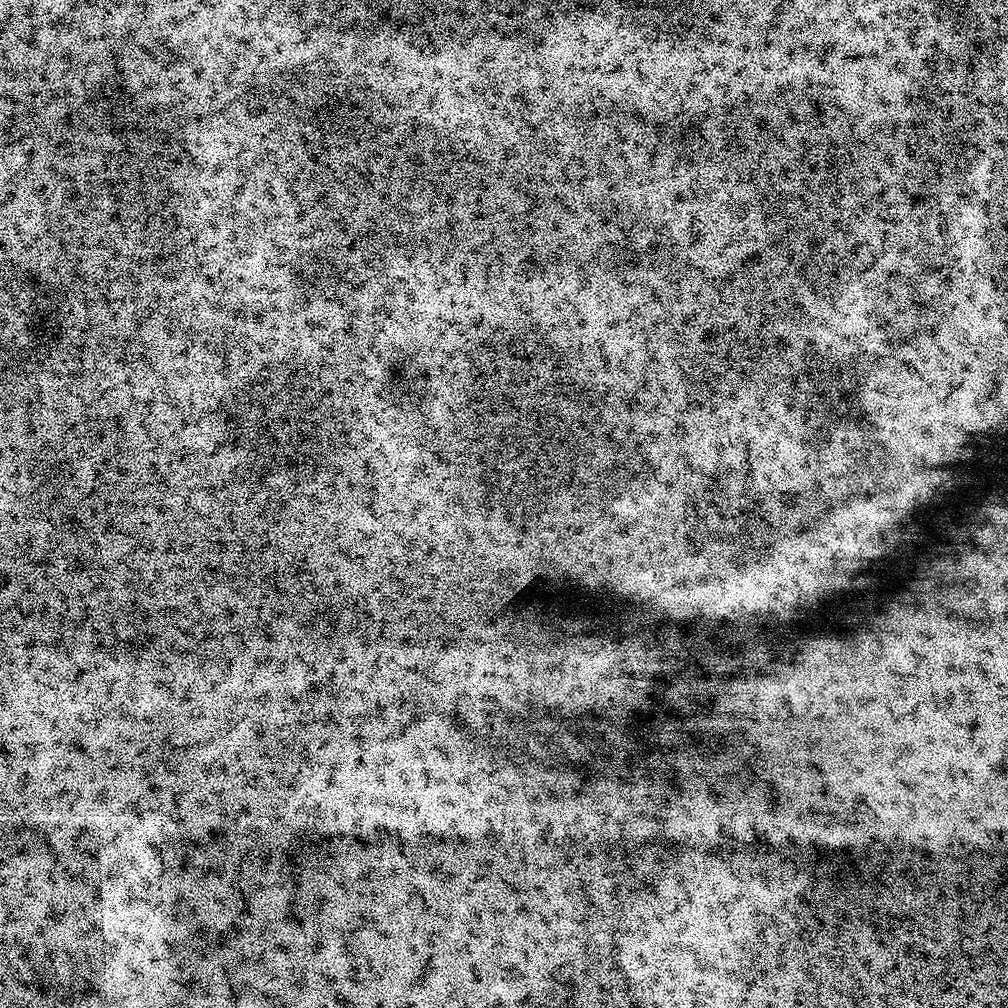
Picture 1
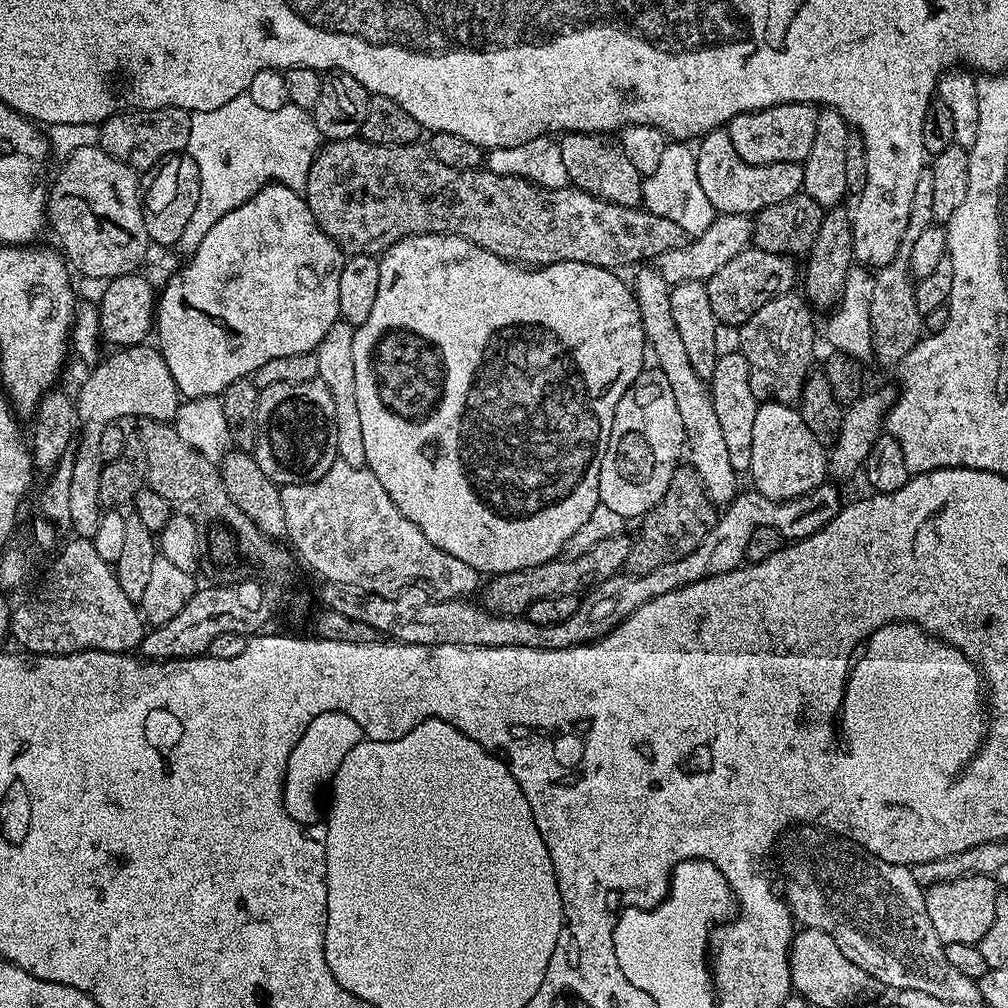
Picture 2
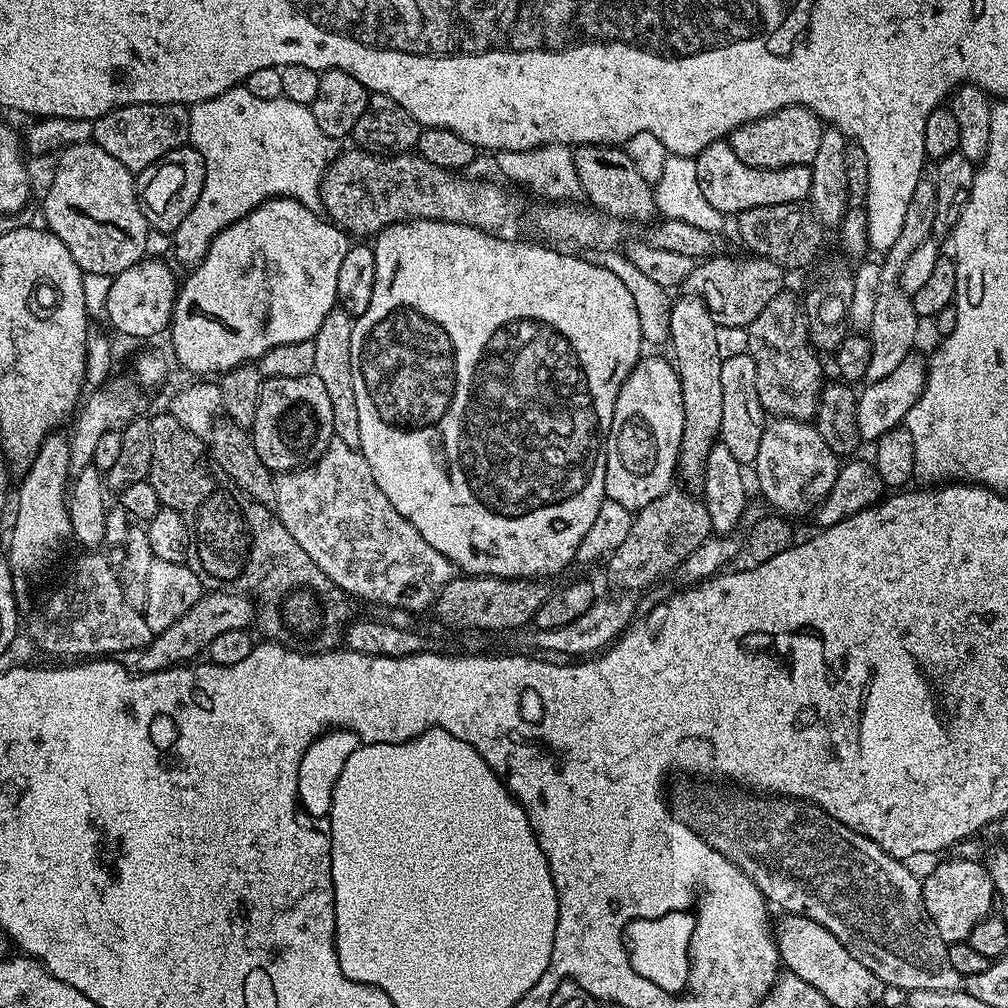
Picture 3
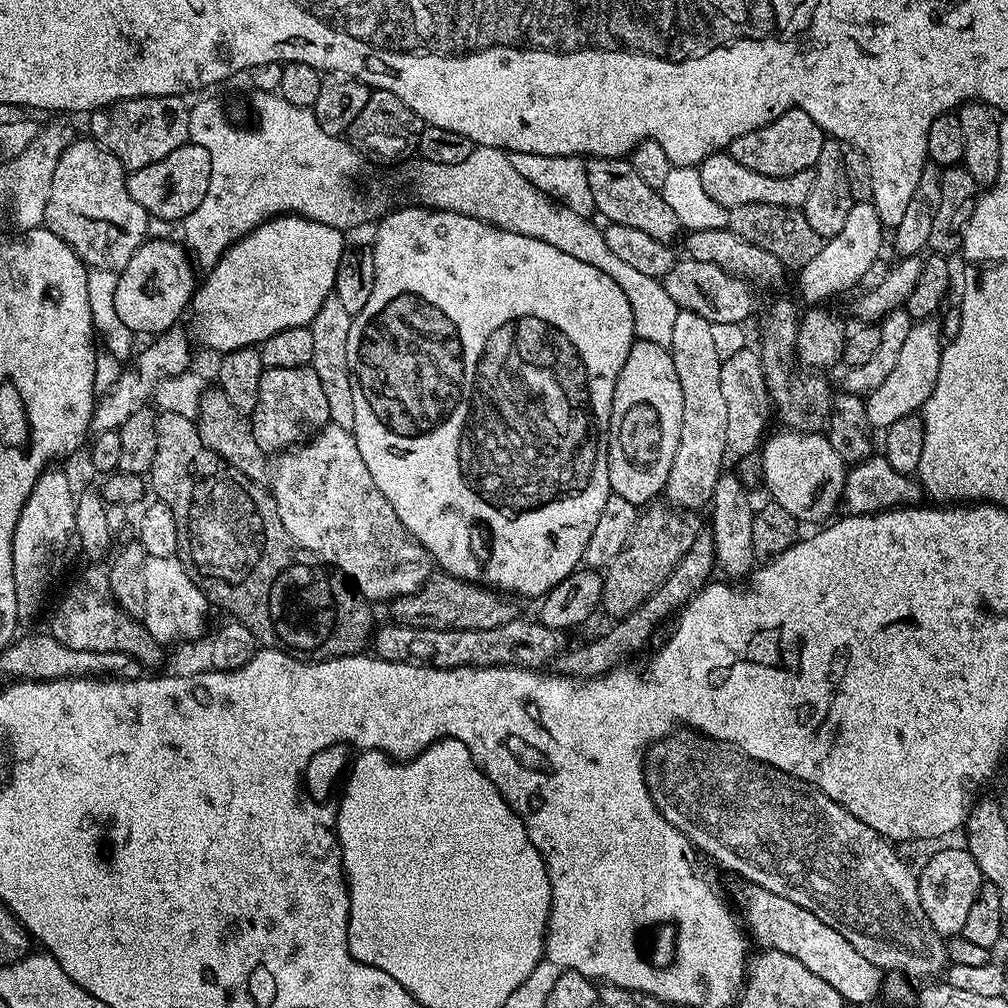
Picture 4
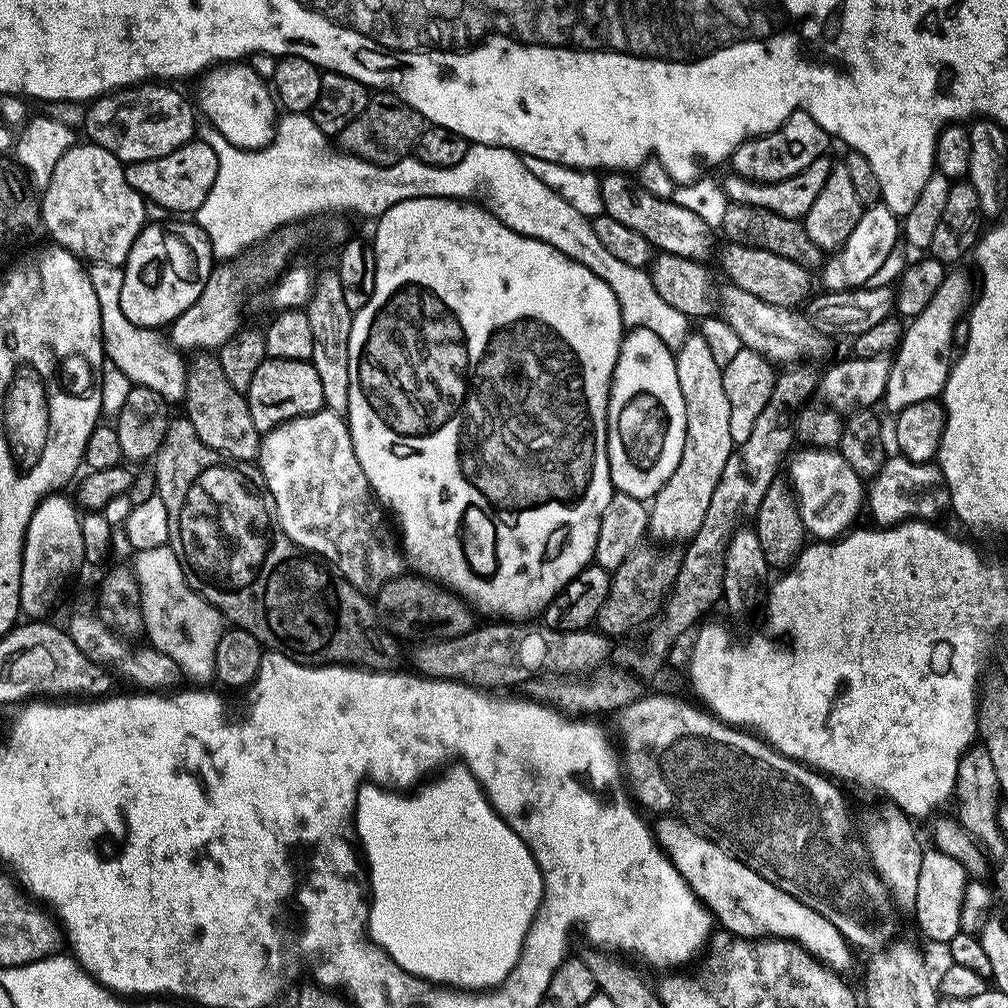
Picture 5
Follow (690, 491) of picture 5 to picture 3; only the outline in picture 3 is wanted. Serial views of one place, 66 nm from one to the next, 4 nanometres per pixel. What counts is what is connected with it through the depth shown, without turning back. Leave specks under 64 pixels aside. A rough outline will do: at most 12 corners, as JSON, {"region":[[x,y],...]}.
{"region":[[708,307],[668,316],[684,407],[678,472],[703,477],[722,426],[722,360]]}

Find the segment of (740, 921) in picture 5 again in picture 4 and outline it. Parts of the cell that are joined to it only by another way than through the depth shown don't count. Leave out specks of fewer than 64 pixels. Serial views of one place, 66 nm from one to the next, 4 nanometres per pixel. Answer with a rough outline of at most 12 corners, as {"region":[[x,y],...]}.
{"region":[[747,883],[739,911],[755,945],[798,959],[849,1005],[884,982],[836,930]]}

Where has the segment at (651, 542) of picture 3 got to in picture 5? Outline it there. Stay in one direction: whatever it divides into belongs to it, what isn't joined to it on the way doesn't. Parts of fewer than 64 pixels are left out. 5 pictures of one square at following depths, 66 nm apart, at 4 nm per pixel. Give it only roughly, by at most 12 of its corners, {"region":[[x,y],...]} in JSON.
{"region":[[644,542],[611,575],[597,629],[615,638],[659,611],[683,551]]}

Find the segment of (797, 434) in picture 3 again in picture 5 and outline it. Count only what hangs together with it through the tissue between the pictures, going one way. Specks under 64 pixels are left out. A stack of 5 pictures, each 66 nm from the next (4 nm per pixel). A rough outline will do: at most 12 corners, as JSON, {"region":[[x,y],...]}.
{"region":[[839,451],[791,453],[805,533],[835,540],[862,512],[865,481]]}

